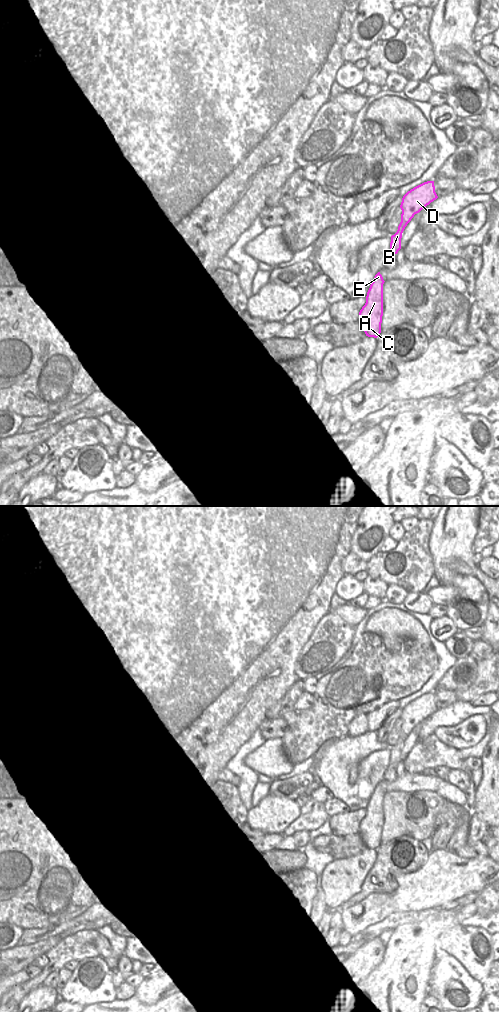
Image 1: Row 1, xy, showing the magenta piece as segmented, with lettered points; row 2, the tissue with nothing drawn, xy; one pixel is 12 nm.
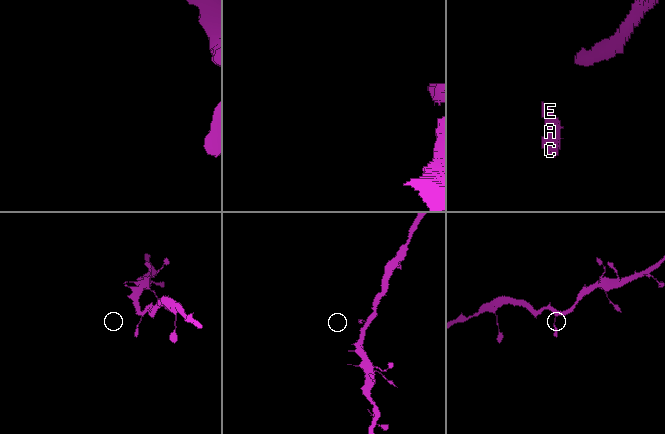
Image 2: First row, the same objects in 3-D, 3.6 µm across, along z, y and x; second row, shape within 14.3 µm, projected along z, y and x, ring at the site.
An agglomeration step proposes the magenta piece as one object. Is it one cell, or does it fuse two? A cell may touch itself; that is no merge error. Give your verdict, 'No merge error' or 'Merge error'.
No merge error.

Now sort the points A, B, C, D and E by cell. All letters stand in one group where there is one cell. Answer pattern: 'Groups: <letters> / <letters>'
Groups: A B C D E.

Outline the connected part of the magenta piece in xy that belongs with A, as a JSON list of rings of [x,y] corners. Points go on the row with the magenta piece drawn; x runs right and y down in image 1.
[[[378,272],[367,292],[366,303],[359,312],[359,322],[368,337],[377,338],[381,333],[384,282]]]

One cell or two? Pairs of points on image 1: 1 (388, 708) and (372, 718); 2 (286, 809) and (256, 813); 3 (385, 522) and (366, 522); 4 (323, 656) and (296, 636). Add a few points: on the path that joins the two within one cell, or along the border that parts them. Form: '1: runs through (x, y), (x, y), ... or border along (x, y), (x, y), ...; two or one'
1: runs through (384, 711), (376, 718); one
2: runs through (279, 813), (263, 813); one
3: runs through (380, 522), (371, 522); one
4: border along (318, 622), (294, 663); two

